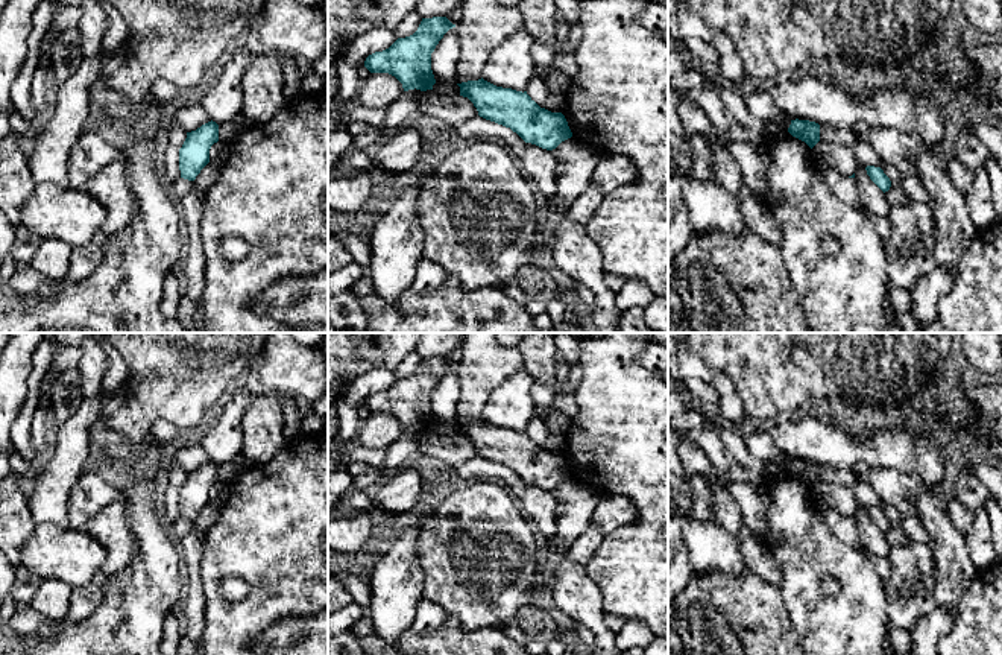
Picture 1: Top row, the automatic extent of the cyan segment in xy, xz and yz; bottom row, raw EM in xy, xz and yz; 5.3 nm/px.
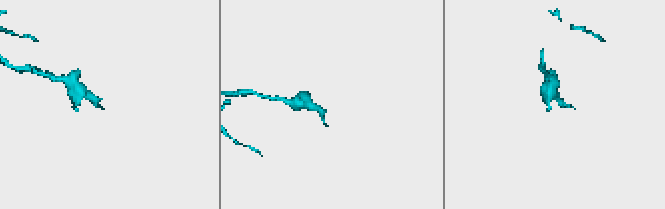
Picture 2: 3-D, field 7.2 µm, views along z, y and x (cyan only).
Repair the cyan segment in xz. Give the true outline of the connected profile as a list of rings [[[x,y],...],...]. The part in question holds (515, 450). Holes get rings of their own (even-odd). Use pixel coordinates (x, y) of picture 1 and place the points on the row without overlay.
[[[483,418],[457,426],[480,457],[510,468],[525,483],[553,491],[572,477],[565,456],[540,448],[527,432],[496,427]]]

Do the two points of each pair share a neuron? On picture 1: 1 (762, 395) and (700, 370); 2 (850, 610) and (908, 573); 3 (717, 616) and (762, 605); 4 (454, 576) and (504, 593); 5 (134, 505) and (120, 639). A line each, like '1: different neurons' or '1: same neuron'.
1: different neurons
2: different neurons
3: same neuron
4: same neuron
5: same neuron

